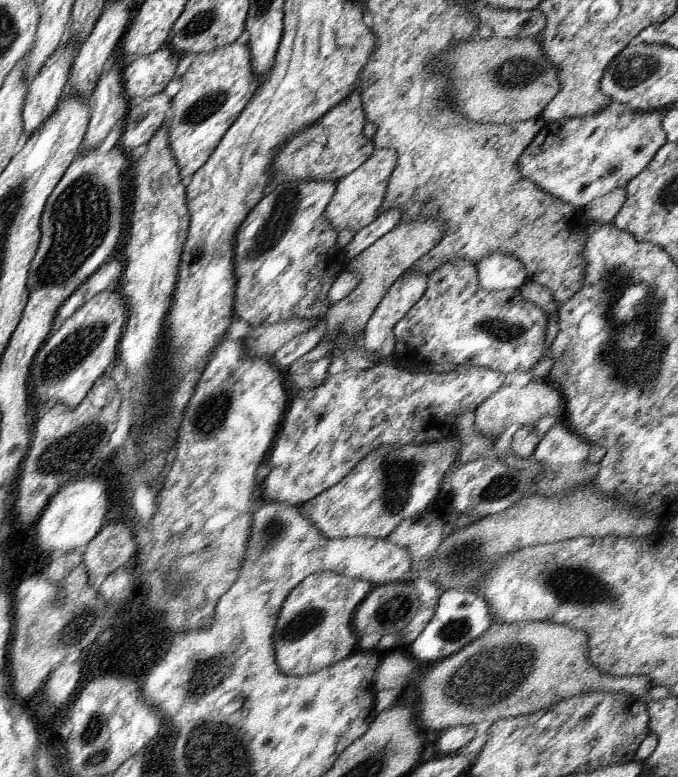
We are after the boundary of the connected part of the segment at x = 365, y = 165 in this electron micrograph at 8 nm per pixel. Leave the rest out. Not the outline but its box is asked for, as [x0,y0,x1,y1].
[323,148,395,233]

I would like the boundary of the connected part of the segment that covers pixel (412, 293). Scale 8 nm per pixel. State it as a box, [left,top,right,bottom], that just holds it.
[363,268,427,360]

